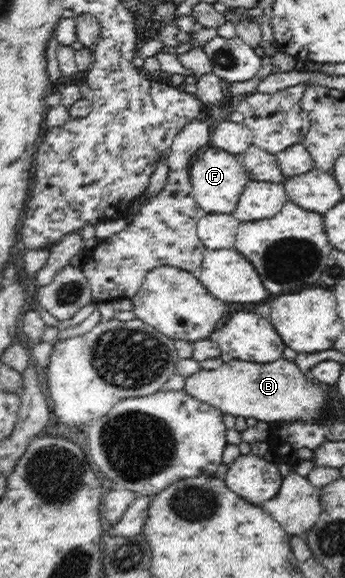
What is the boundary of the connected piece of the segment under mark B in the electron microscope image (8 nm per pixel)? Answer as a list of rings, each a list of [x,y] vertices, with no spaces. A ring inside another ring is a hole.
[[[280,357],[274,362],[246,362],[238,359],[223,362],[215,370],[202,369],[186,377],[183,388],[200,402],[215,406],[220,412],[245,419],[254,418],[262,425],[272,422],[318,421],[323,418],[326,393],[309,374]]]

